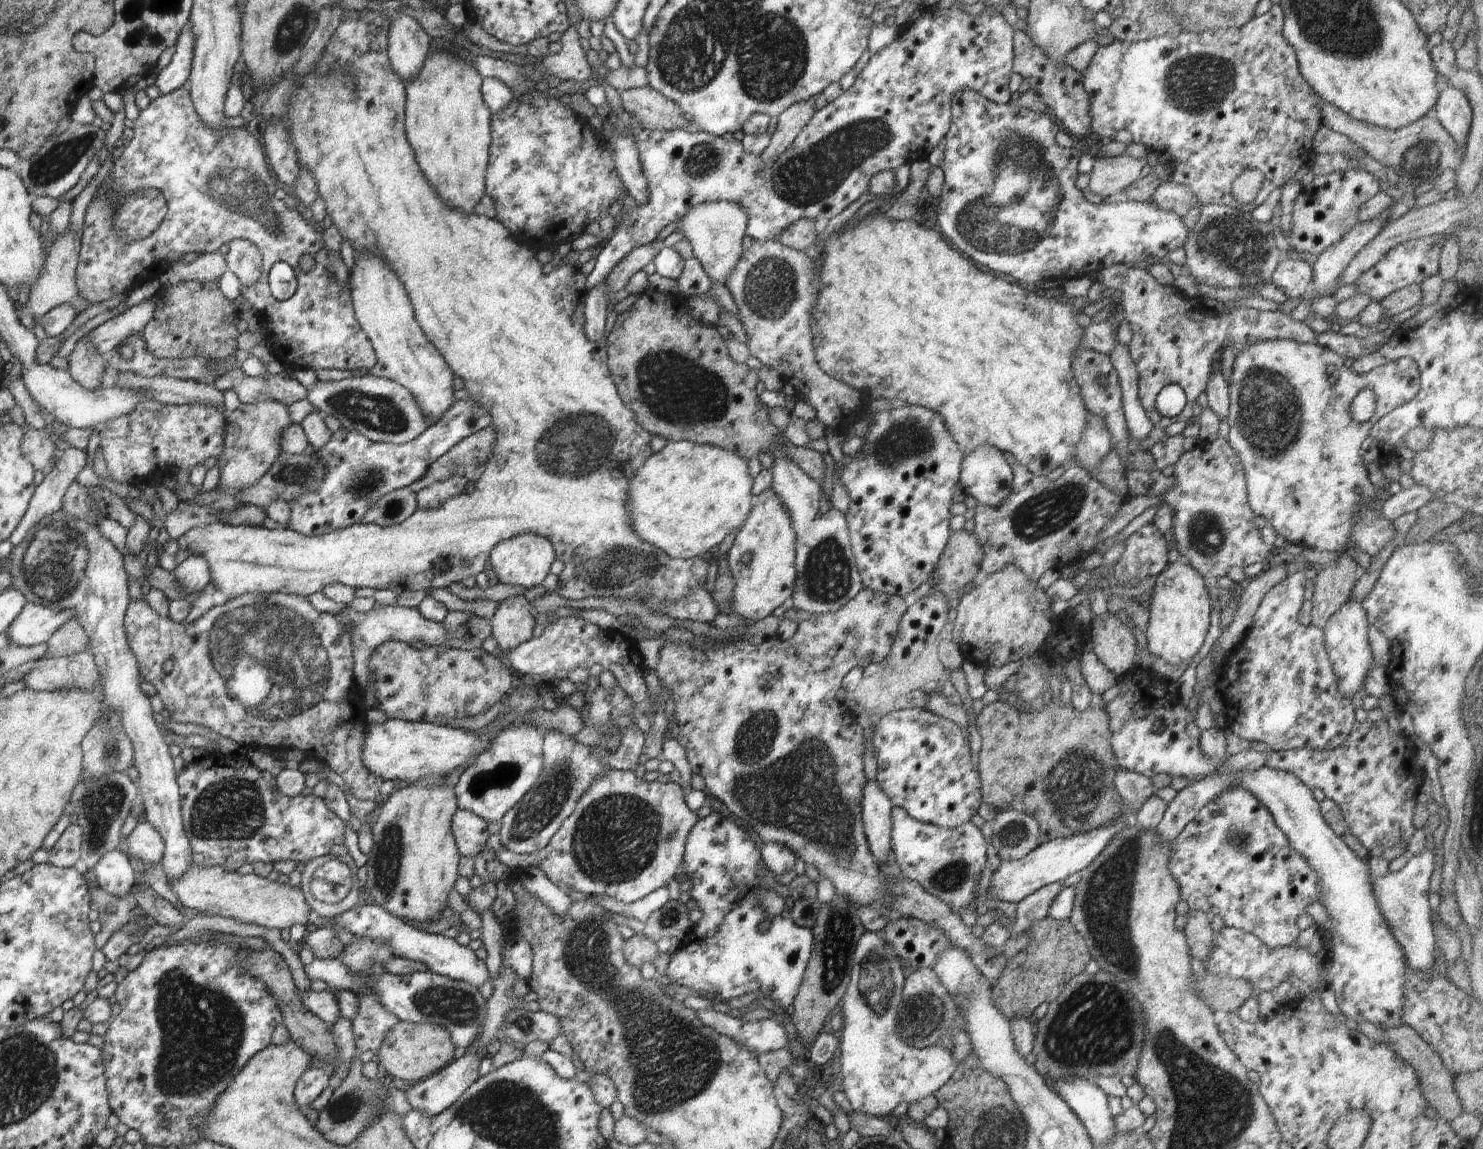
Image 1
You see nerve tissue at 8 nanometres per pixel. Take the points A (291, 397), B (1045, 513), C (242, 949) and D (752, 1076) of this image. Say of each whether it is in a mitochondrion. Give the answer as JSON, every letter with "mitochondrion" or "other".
{"A":"other","B":"mitochondrion","C":"other","D":"other"}

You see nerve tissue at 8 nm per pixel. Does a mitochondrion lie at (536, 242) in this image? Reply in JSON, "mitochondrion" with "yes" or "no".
{"mitochondrion":"no"}

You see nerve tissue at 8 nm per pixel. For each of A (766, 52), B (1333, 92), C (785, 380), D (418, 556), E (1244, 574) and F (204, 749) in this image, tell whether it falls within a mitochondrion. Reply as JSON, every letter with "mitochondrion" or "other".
{"A":"mitochondrion","B":"other","C":"other","D":"other","E":"other","F":"other"}

